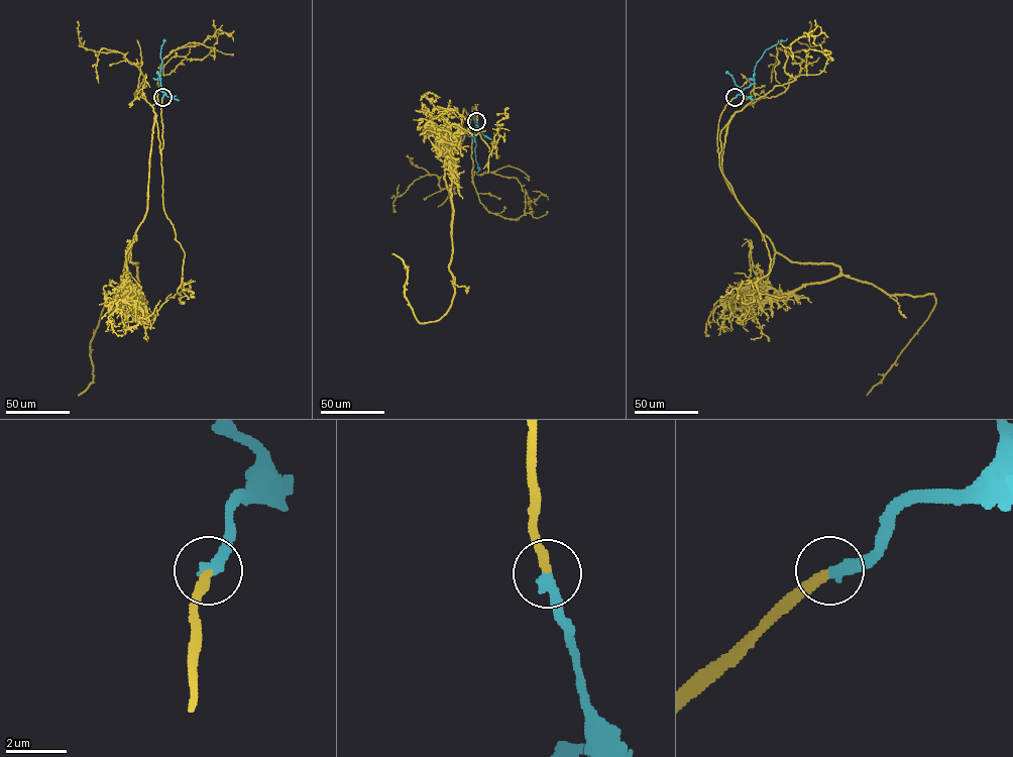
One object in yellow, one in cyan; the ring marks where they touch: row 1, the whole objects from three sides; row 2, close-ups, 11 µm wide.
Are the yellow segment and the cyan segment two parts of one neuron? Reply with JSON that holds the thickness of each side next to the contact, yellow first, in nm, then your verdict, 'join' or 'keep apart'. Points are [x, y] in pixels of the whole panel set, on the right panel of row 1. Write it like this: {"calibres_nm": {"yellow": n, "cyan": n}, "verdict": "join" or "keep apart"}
{"calibres_nm": {"yellow": 320, "cyan": 400}, "verdict": "join"}

